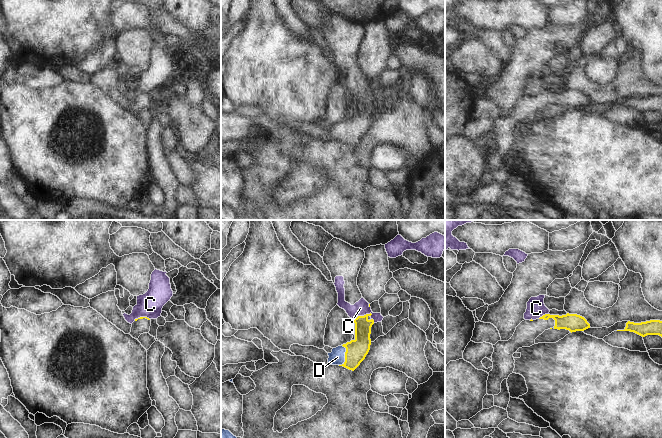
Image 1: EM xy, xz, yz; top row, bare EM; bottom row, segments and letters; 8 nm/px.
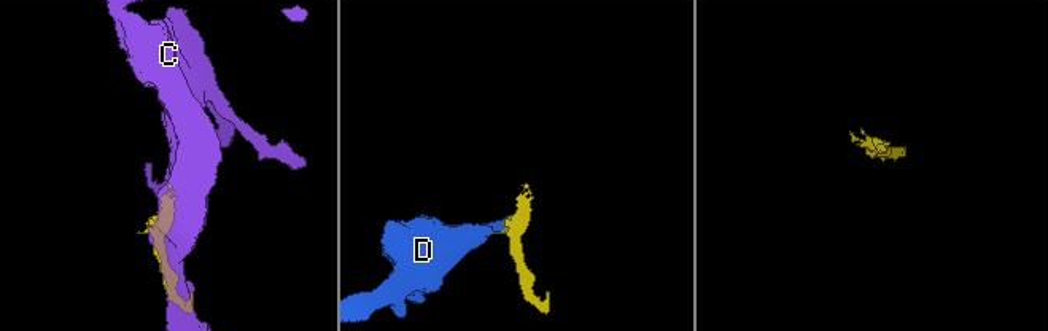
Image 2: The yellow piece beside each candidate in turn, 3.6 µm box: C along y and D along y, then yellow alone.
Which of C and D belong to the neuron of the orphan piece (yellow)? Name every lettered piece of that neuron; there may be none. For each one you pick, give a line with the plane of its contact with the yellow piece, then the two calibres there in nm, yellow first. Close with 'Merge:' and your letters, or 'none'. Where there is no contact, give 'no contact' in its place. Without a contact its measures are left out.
D: xz | 180/130 nm
Merge: D

